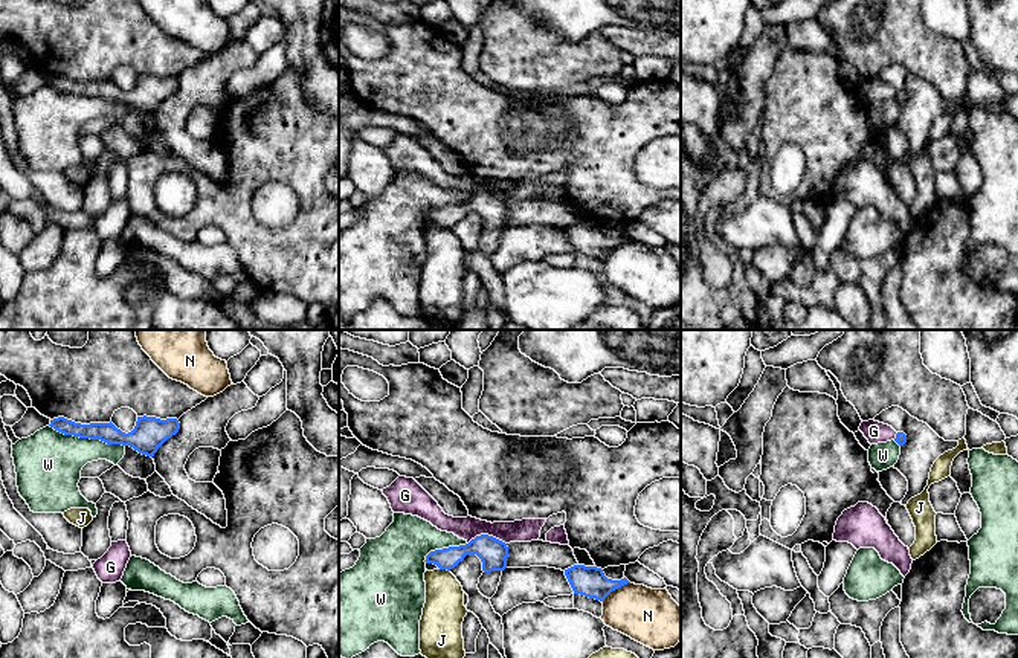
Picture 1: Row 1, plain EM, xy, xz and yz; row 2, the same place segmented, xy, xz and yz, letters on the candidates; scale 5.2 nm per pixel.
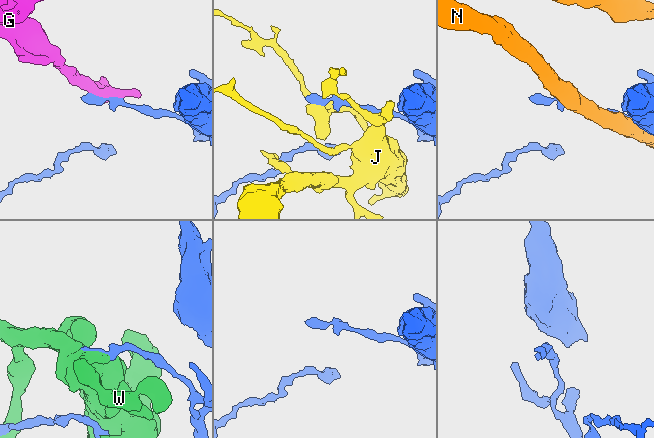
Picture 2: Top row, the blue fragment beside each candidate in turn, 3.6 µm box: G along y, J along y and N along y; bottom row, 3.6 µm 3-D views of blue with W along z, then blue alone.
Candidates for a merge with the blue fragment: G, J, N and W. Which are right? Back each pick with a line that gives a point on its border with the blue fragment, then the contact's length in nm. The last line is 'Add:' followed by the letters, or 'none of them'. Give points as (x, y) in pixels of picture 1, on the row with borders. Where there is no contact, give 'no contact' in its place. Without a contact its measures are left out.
Add: none of them

